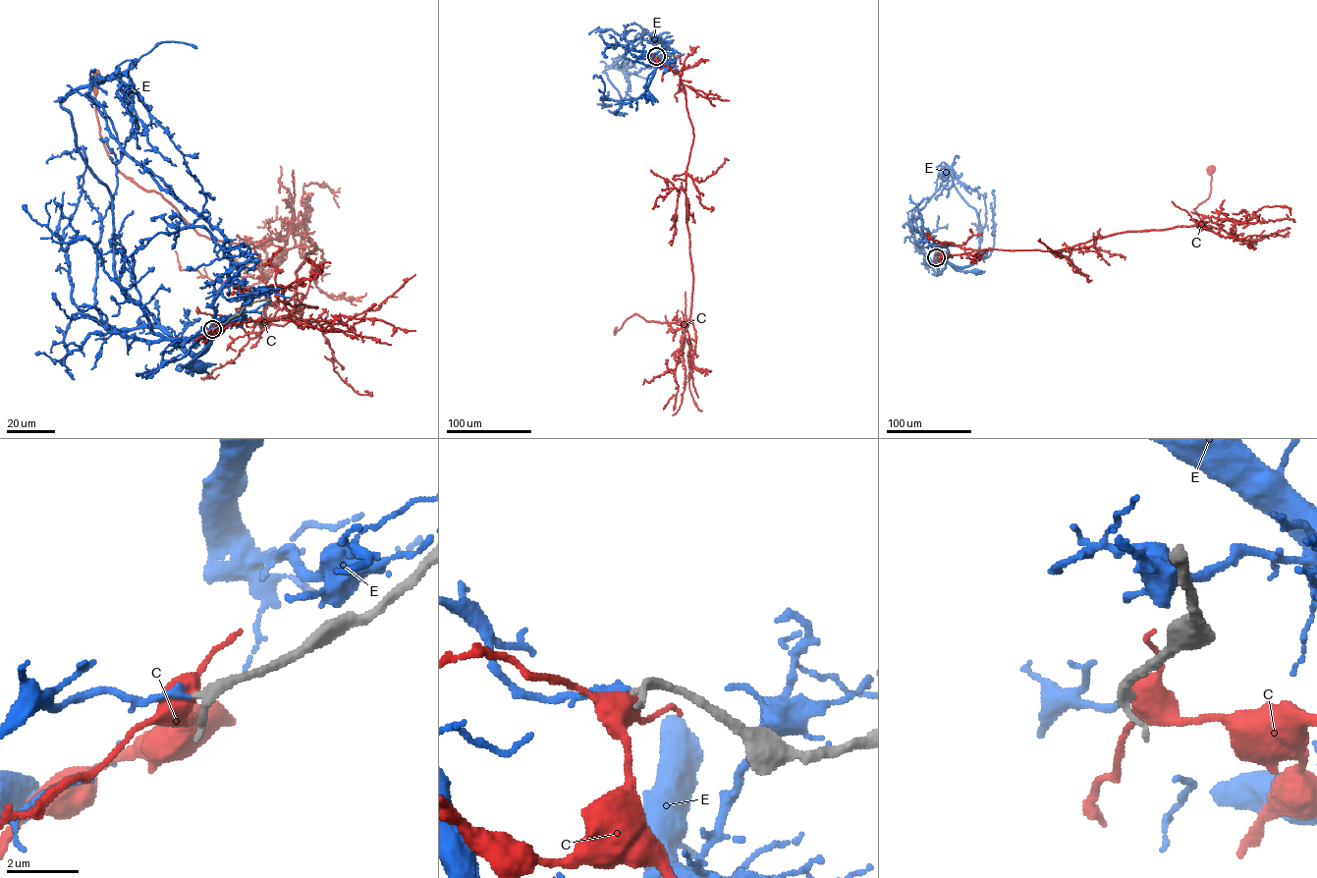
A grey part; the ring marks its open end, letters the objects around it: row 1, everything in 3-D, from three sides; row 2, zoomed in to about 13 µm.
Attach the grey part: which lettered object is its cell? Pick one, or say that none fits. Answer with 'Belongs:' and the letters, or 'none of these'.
Belongs: E

